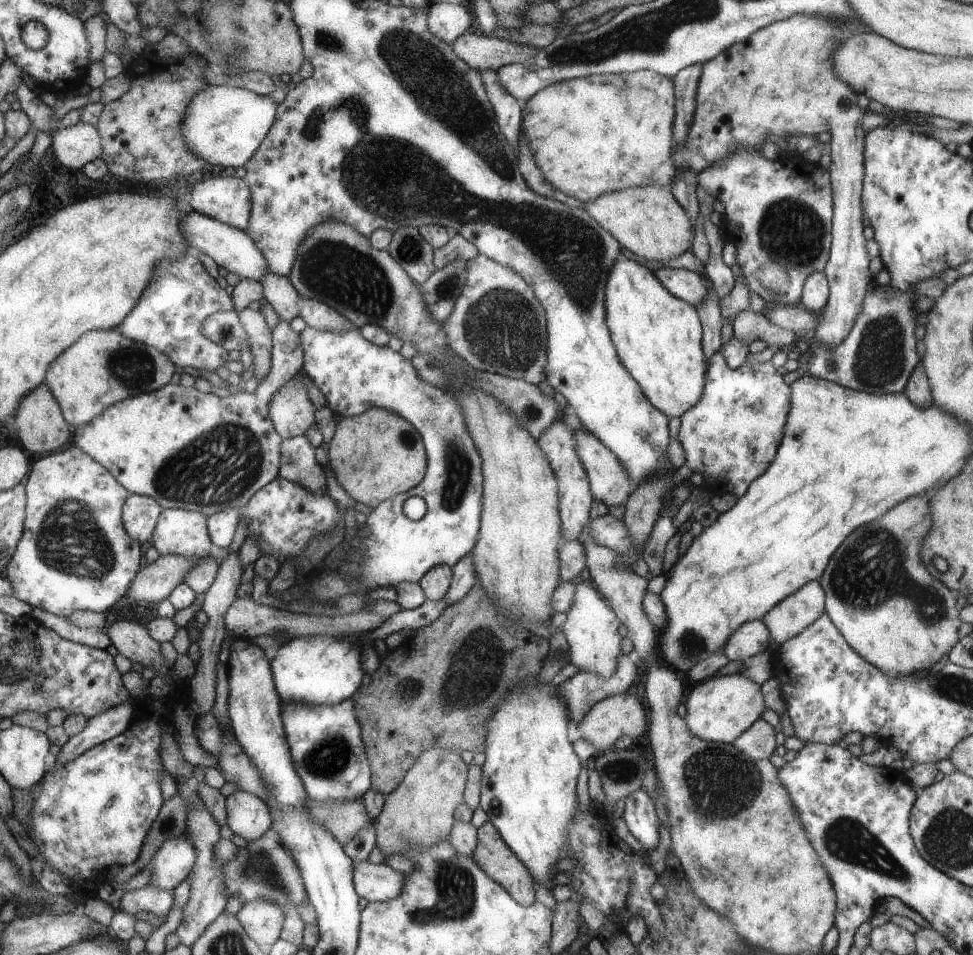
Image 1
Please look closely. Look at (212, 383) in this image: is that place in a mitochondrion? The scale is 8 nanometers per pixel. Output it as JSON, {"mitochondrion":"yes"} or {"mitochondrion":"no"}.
{"mitochondrion":"no"}

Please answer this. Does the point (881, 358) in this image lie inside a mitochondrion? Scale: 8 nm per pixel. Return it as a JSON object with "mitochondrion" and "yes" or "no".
{"mitochondrion":"yes"}

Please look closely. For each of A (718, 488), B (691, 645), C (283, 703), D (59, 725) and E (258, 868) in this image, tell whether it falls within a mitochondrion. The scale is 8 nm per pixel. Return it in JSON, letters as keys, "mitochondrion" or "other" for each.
{"A":"other","B":"mitochondrion","C":"other","D":"other","E":"mitochondrion"}

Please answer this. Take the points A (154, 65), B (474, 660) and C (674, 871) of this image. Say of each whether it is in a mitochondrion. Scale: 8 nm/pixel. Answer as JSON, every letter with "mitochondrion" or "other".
{"A":"other","B":"mitochondrion","C":"other"}

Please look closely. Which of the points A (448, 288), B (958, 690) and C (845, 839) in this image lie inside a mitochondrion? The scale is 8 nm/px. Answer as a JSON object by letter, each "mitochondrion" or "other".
{"A":"mitochondrion","B":"mitochondrion","C":"mitochondrion"}

